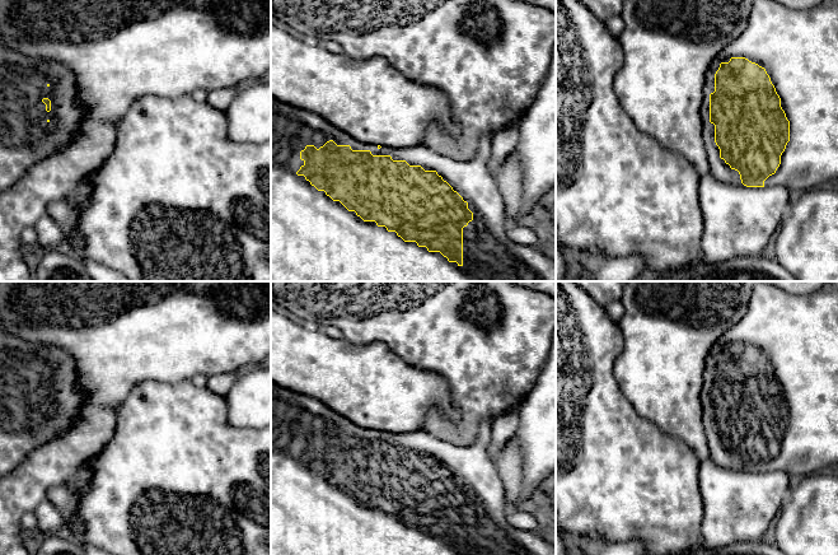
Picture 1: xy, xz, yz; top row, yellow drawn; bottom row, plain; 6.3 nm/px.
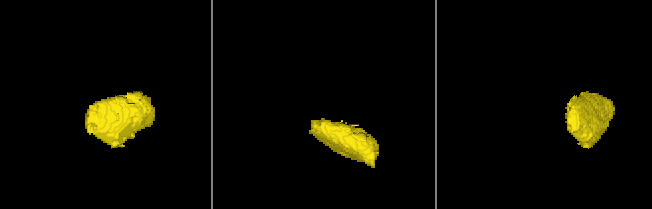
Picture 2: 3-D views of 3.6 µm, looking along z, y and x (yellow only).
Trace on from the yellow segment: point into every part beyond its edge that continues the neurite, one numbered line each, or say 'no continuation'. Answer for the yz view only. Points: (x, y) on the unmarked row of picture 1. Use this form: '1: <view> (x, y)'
1: yz (799, 334)

